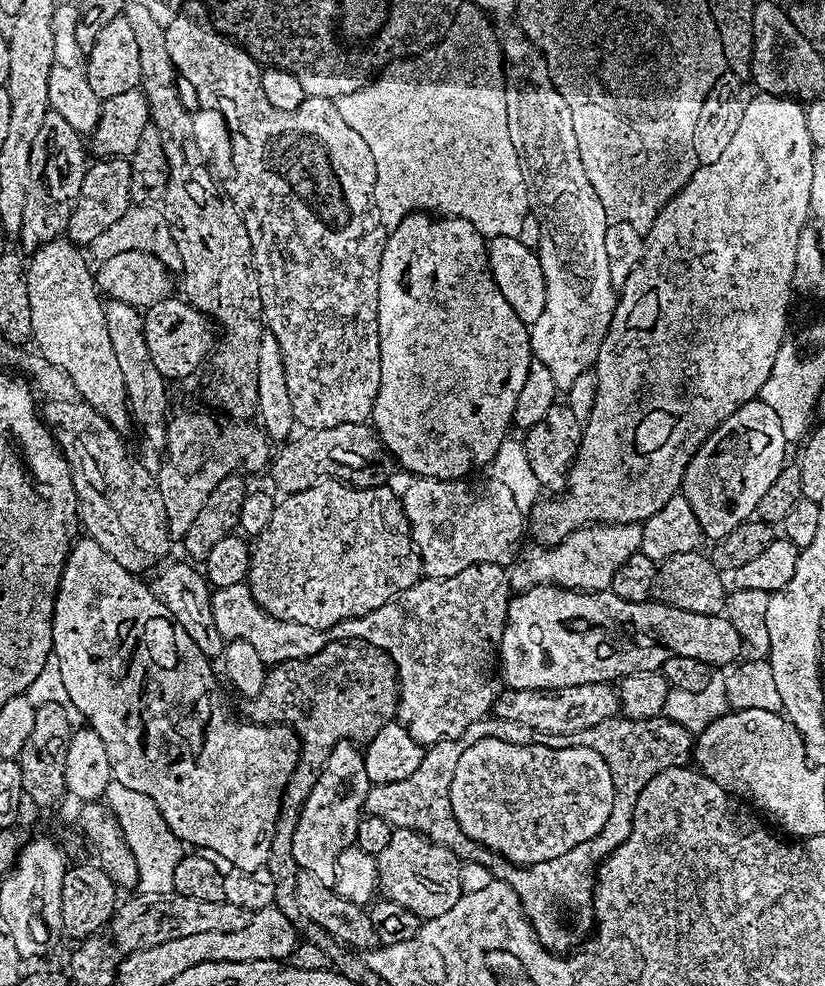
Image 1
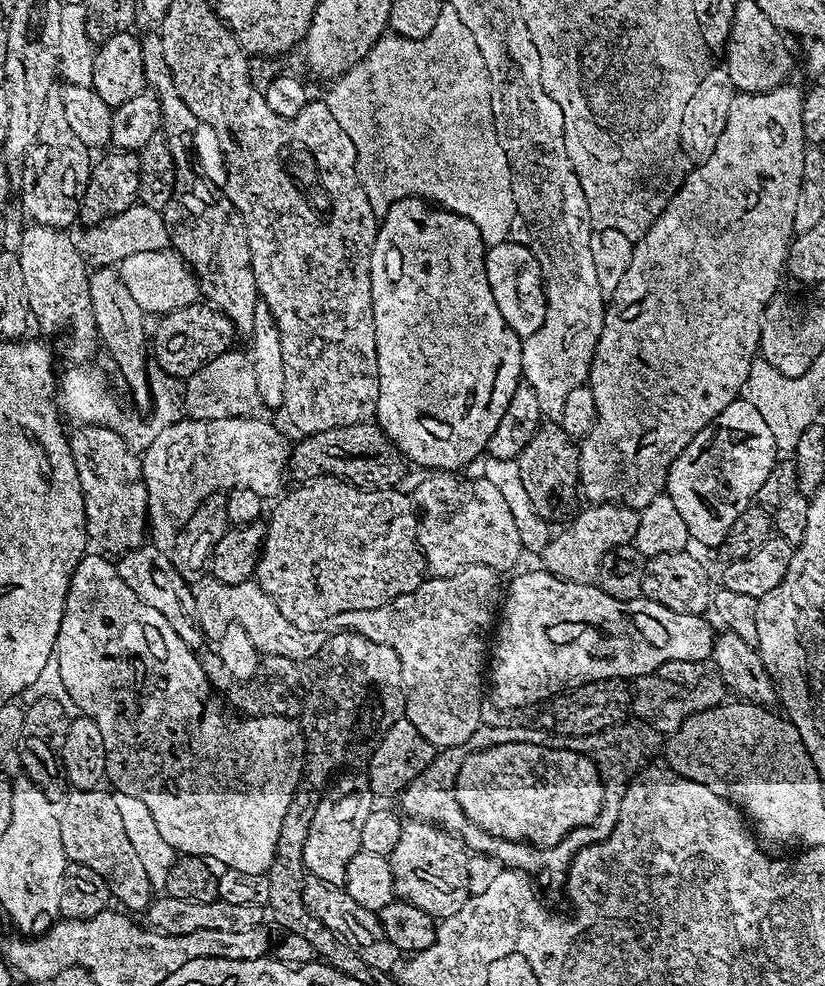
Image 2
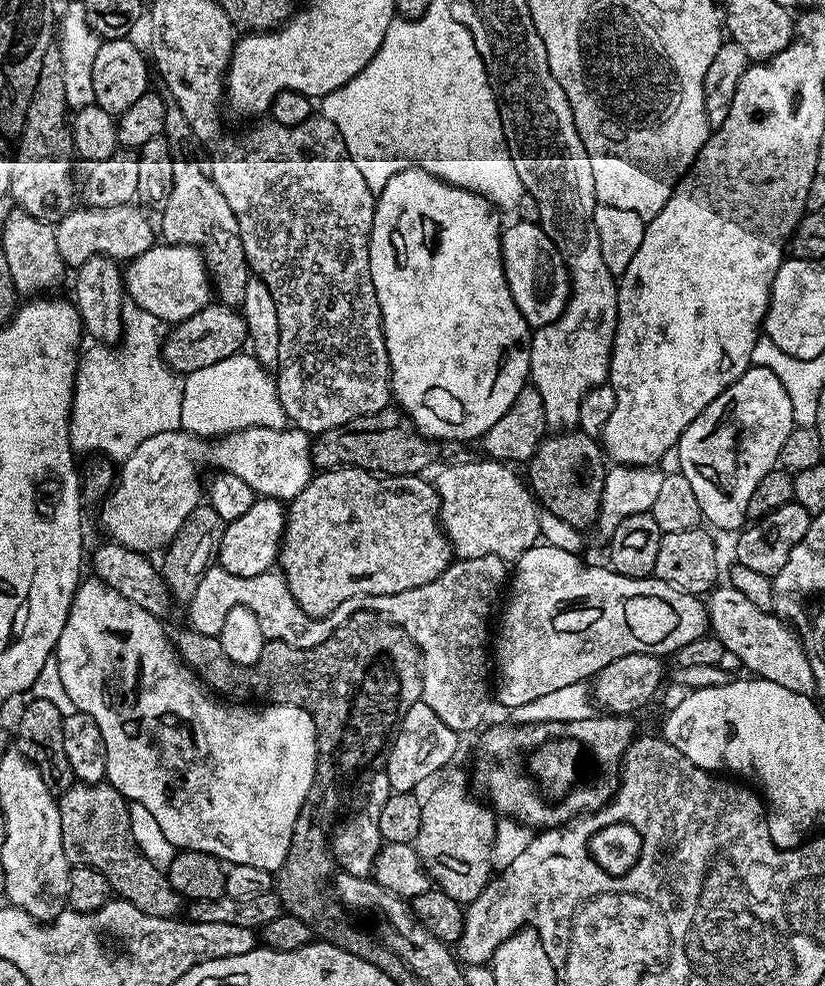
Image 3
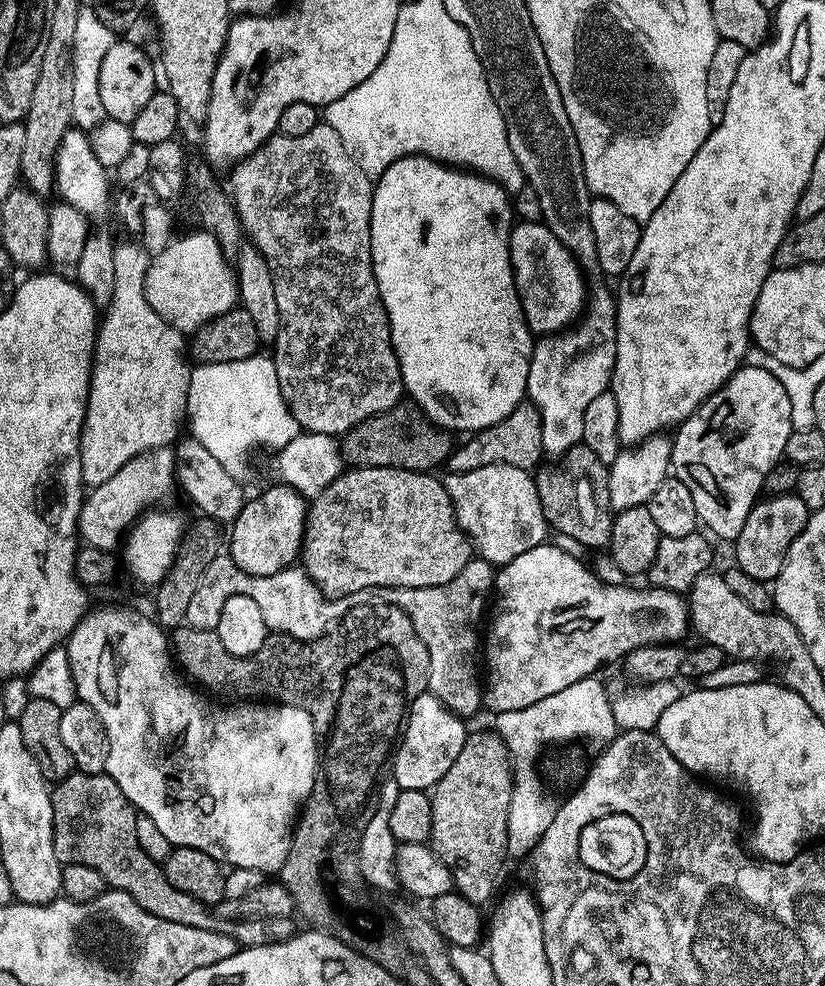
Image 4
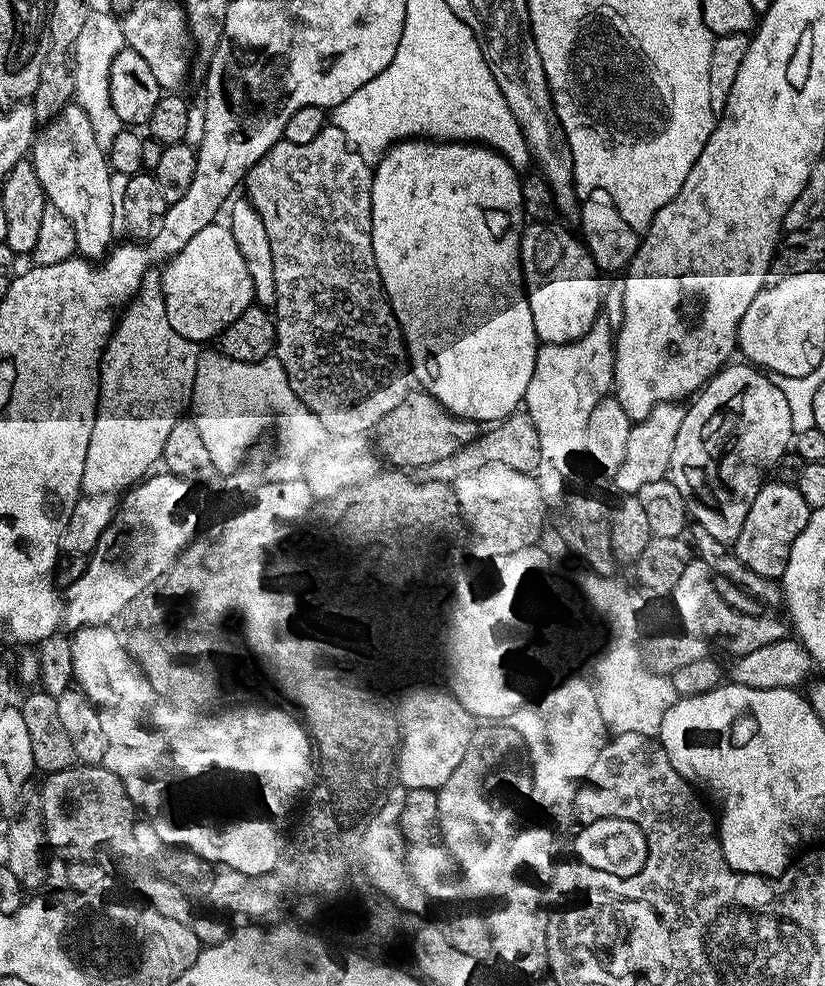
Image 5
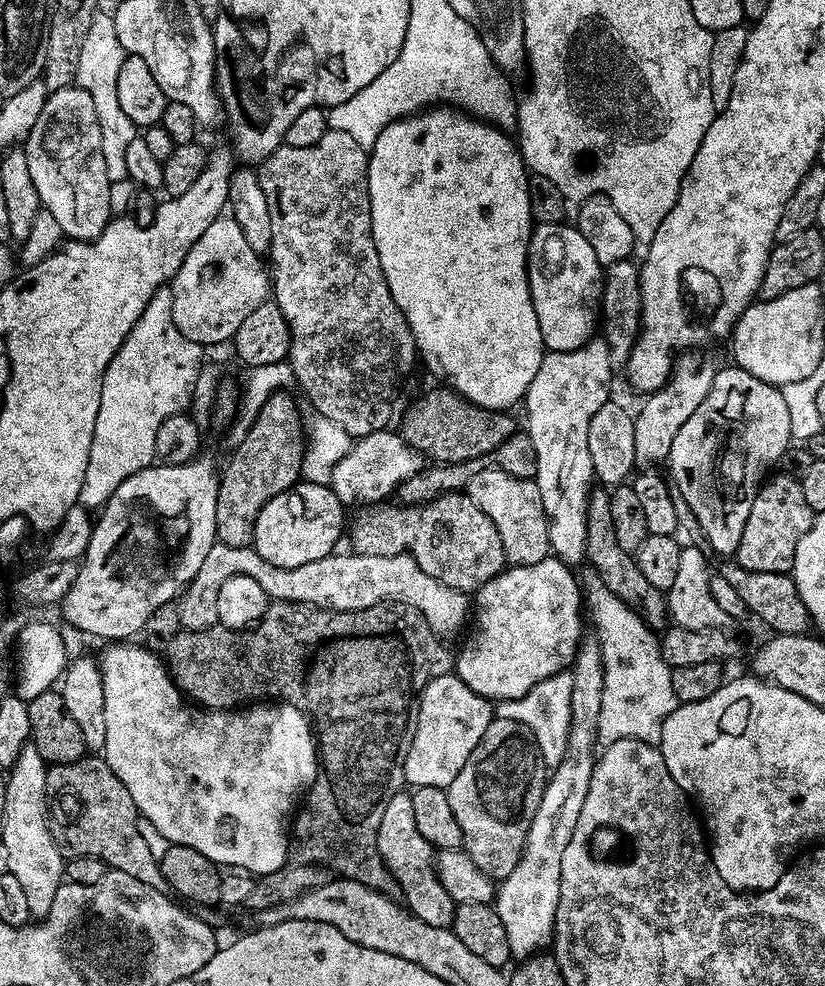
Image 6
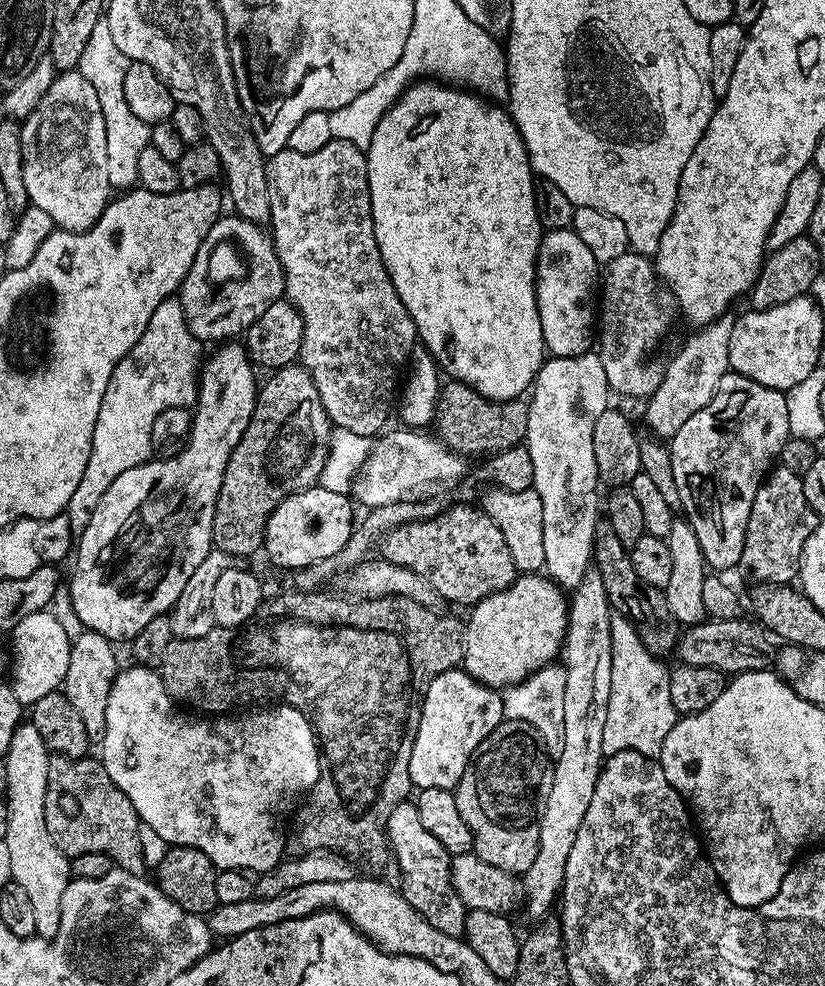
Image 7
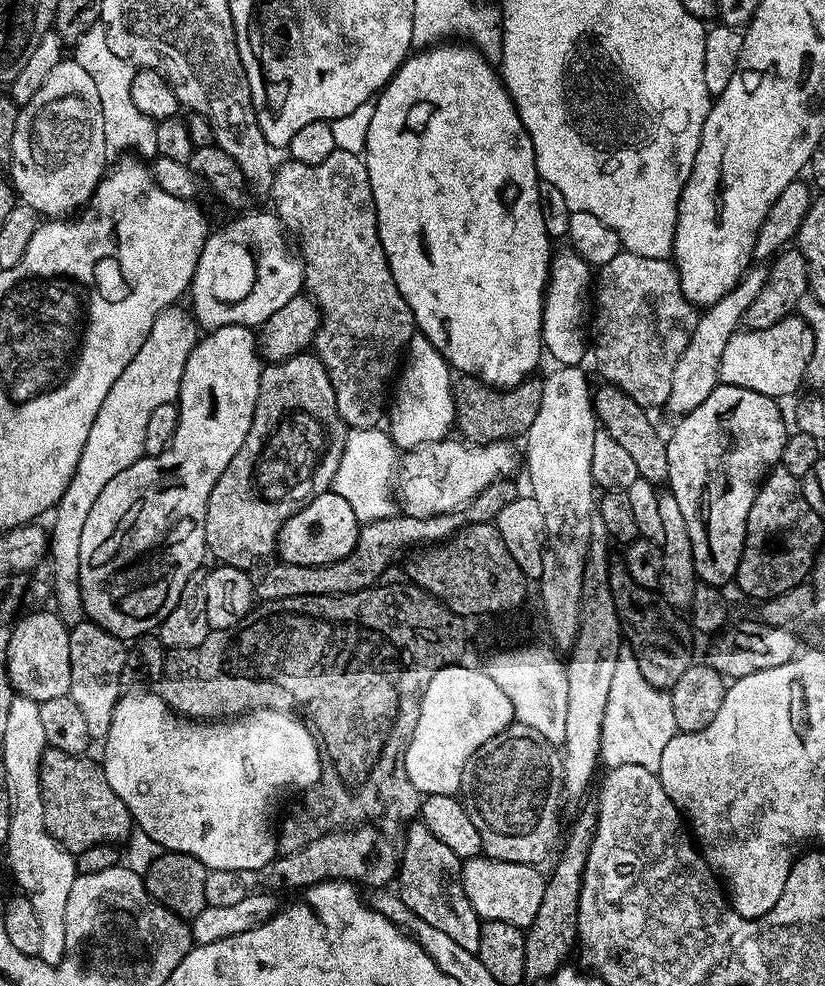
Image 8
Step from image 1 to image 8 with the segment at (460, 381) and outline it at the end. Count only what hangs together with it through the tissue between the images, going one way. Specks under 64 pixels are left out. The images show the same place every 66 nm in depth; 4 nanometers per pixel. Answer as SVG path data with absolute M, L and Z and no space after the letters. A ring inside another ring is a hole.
M441 42L409 55L400 69L392 75L391 82L380 89L375 97L374 114L370 118L370 130L366 130L366 146L362 159L368 168L370 190L374 194L382 250L402 298L406 298L414 314L419 335L427 338L434 350L442 354L448 367L457 373L477 376L493 388L513 388L515 384L521 384L535 373L532 371L535 370L540 356L542 357L540 327L544 317L544 289L548 287L548 268L552 265L554 244L549 239L542 220L542 207L539 206L541 178L536 171L536 151L530 142L530 134L526 126L522 126L522 118L508 89L504 87L501 73L488 64L491 64L489 57L464 42Z

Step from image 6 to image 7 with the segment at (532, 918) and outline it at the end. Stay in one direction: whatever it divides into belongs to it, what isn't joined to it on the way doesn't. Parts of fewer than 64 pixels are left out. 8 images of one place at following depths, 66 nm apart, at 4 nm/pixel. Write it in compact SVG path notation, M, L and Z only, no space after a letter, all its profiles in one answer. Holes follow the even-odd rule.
M590 566L586 570L586 574L582 574L582 582L577 588L571 589L570 603L568 605L568 632L564 635L564 646L562 649L562 664L565 668L565 698L563 699L563 719L562 730L564 737L561 746L554 756L554 767L552 769L552 785L550 786L550 794L546 798L546 806L544 812L540 815L540 837L538 838L538 858L534 858L534 864L530 866L530 870L522 873L522 892L528 895L528 912L535 918L543 918L553 911L554 905L558 900L558 893L561 891L563 876L566 874L566 862L570 858L570 850L574 846L574 838L578 834L578 830L582 826L582 822L586 818L586 810L590 810L590 798L594 798L594 786L598 786L598 778L600 777L601 767L606 759L602 750L602 730L605 729L607 703L610 701L610 674L611 674L611 620L614 615L614 609L608 602L606 594L606 586L602 582L602 574L598 574L595 566Z

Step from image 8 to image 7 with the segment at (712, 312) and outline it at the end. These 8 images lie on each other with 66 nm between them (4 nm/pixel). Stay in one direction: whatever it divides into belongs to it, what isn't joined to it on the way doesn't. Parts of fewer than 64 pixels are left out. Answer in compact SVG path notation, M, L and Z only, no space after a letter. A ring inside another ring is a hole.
M725 314L711 324L697 327L693 331L696 333L673 354L672 361L663 367L662 382L658 390L647 397L645 404L648 405L644 408L644 420L653 437L664 442L671 441L686 421L694 418L694 414L698 414L698 410L702 410L702 406L714 398L718 382L722 382L724 375L730 371L730 332L736 319L735 315Z

